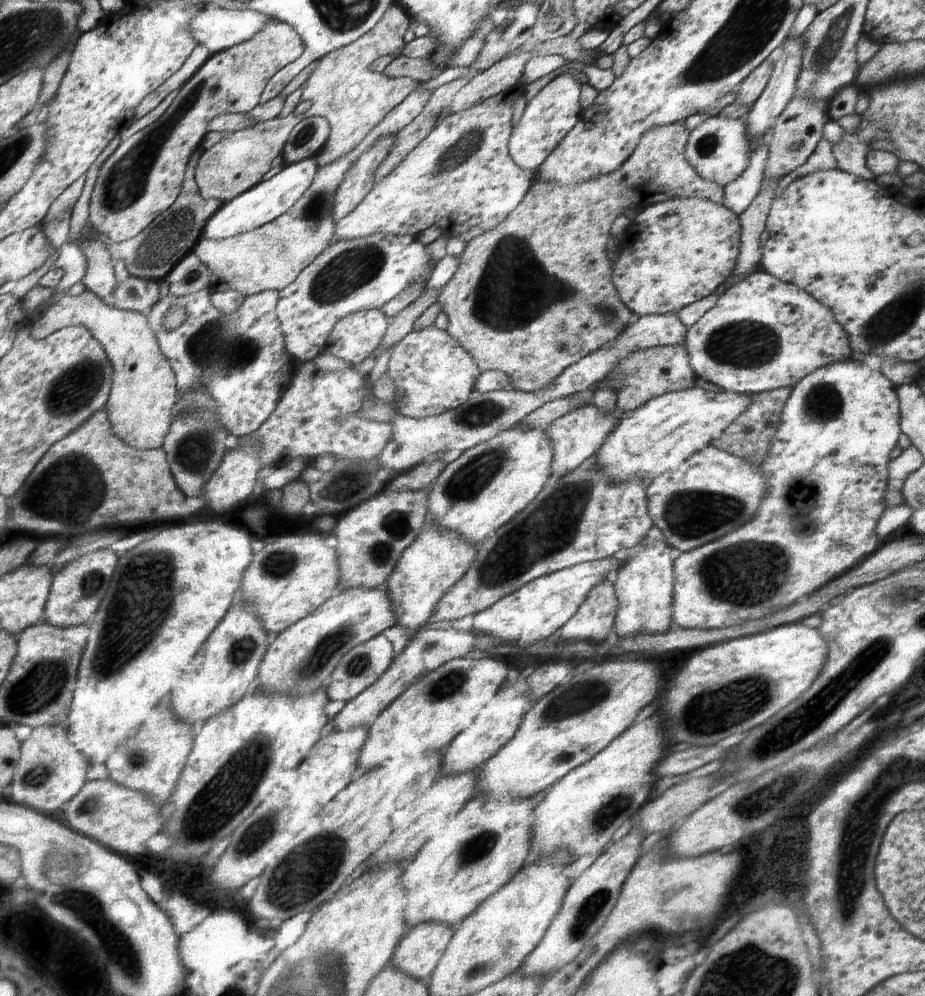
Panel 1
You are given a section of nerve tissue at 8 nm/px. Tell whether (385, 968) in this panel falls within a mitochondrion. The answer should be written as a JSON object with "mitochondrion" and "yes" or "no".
{"mitochondrion":"no"}

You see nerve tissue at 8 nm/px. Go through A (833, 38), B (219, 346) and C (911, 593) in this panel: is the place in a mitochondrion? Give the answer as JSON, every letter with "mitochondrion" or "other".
{"A":"mitochondrion","B":"mitochondrion","C":"mitochondrion"}

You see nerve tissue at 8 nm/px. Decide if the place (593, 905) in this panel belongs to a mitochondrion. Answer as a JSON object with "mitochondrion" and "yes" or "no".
{"mitochondrion":"yes"}

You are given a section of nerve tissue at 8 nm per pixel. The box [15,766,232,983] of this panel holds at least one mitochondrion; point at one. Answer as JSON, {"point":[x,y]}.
{"point":[87,902]}

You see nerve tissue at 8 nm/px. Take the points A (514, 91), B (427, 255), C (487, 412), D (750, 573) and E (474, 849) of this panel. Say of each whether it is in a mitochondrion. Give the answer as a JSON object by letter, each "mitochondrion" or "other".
{"A":"other","B":"other","C":"mitochondrion","D":"mitochondrion","E":"mitochondrion"}

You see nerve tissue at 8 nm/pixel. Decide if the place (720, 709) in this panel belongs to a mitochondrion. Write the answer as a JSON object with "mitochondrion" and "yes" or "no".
{"mitochondrion":"yes"}

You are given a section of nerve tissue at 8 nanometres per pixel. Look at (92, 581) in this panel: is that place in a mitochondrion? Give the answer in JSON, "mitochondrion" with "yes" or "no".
{"mitochondrion":"yes"}

